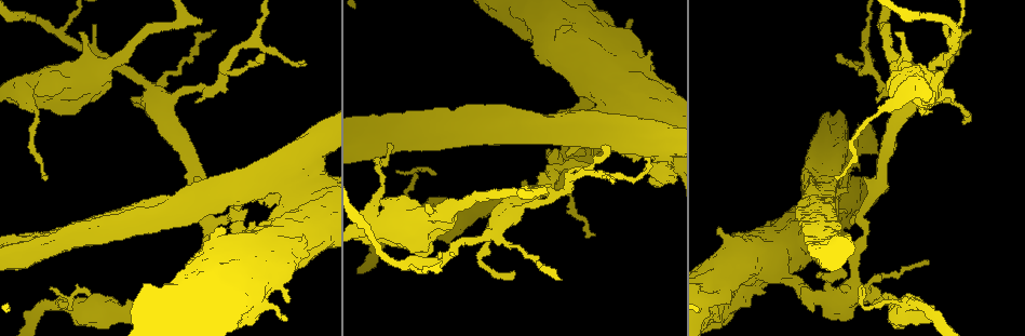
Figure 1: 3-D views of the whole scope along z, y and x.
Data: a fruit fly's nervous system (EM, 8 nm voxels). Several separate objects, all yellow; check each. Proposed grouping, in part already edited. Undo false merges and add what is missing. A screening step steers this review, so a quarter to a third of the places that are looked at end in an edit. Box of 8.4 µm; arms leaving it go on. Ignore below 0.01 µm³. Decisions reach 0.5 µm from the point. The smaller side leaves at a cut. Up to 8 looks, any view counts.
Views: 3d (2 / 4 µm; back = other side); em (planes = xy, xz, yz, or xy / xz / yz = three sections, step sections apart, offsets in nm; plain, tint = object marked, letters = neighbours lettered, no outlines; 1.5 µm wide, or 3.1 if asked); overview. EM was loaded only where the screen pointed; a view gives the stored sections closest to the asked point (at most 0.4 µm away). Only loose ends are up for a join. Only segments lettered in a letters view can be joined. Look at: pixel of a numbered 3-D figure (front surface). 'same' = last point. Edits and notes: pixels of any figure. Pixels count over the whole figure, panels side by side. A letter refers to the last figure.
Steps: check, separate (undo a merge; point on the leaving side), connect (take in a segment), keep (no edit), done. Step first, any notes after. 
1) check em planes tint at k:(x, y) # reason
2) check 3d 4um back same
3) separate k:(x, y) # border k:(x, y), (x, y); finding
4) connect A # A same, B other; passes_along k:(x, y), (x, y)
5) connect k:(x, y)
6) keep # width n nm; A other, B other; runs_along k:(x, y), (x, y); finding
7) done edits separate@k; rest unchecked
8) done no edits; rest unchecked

check em xz step 4 tint at 1:(45, 176) # branch stops here

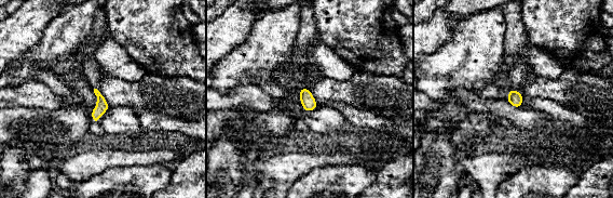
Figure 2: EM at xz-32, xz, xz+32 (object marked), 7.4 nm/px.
check em planes letters same

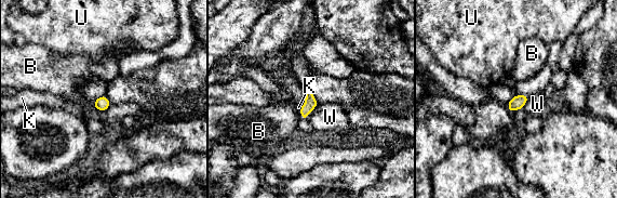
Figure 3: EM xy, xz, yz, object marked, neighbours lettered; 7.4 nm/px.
keep # B other, K other, U other, W other; border 3:(318, 104), (307, 116), (307, 119); no lettered segment goes on from it

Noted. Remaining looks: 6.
check em planes plain at 1:(649, 53) # thick end

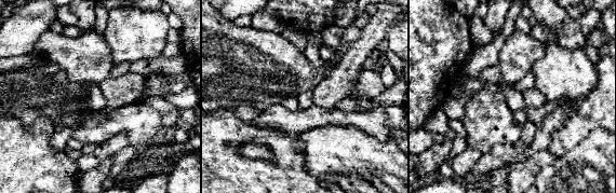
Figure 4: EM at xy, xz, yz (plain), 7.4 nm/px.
check em planes letters same

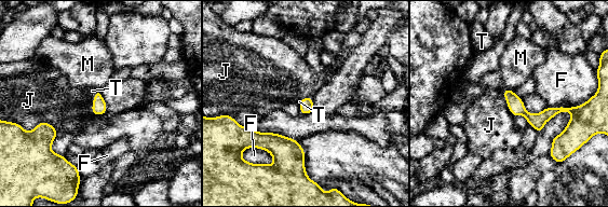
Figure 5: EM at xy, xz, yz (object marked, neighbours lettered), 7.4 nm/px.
connect T # F other, J other, M other, T same; passes_along 5:(99, 107), (93, 100), (92, 91); it goes on there

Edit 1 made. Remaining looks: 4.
check 3d 4um at 1:(779, 273) # thick turns thin

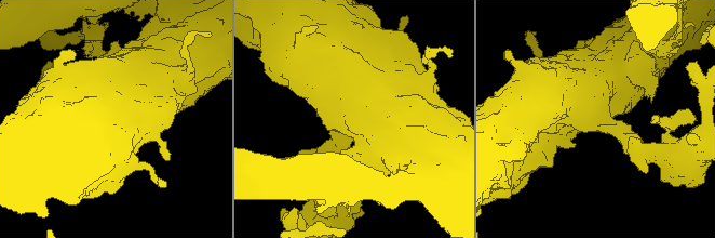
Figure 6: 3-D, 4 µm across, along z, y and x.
check em xy step 8 letters at 6:(593, 113) # shape alone is not enough

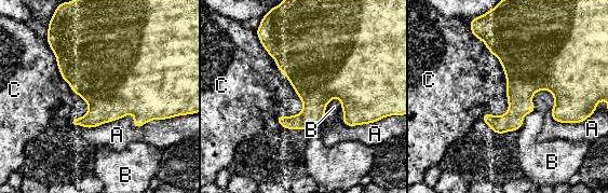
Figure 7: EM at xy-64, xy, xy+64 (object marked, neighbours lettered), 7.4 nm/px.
keep # width 360 nm; longest_contact C 700 nm; A other, B other, C other; one neuron here

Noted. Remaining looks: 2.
done edits connect@5; rest unchecked

